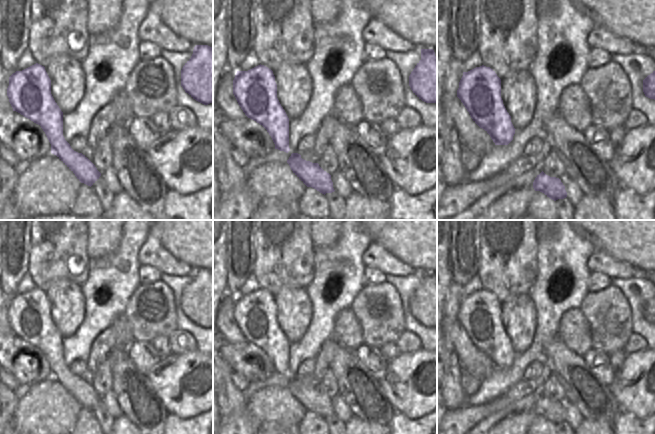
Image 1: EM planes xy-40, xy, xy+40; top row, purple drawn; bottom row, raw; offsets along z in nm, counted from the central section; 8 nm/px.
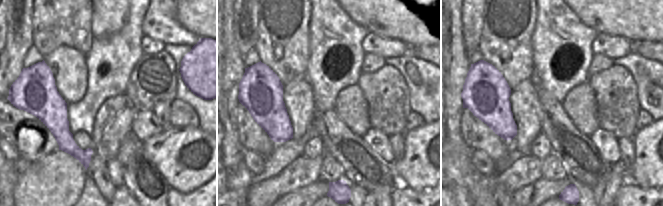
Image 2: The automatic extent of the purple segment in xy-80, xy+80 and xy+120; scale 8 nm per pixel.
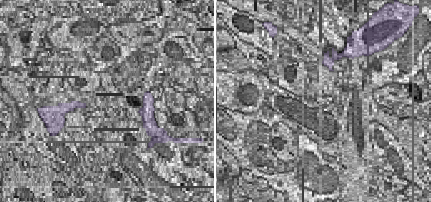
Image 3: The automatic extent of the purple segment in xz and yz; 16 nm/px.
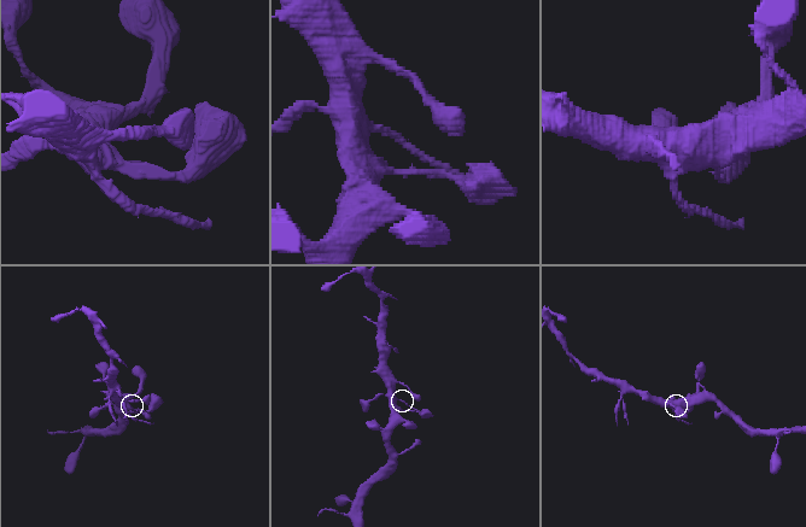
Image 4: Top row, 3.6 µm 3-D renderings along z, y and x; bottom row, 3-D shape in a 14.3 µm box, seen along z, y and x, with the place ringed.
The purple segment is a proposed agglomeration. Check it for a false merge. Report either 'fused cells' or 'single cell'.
single cell

